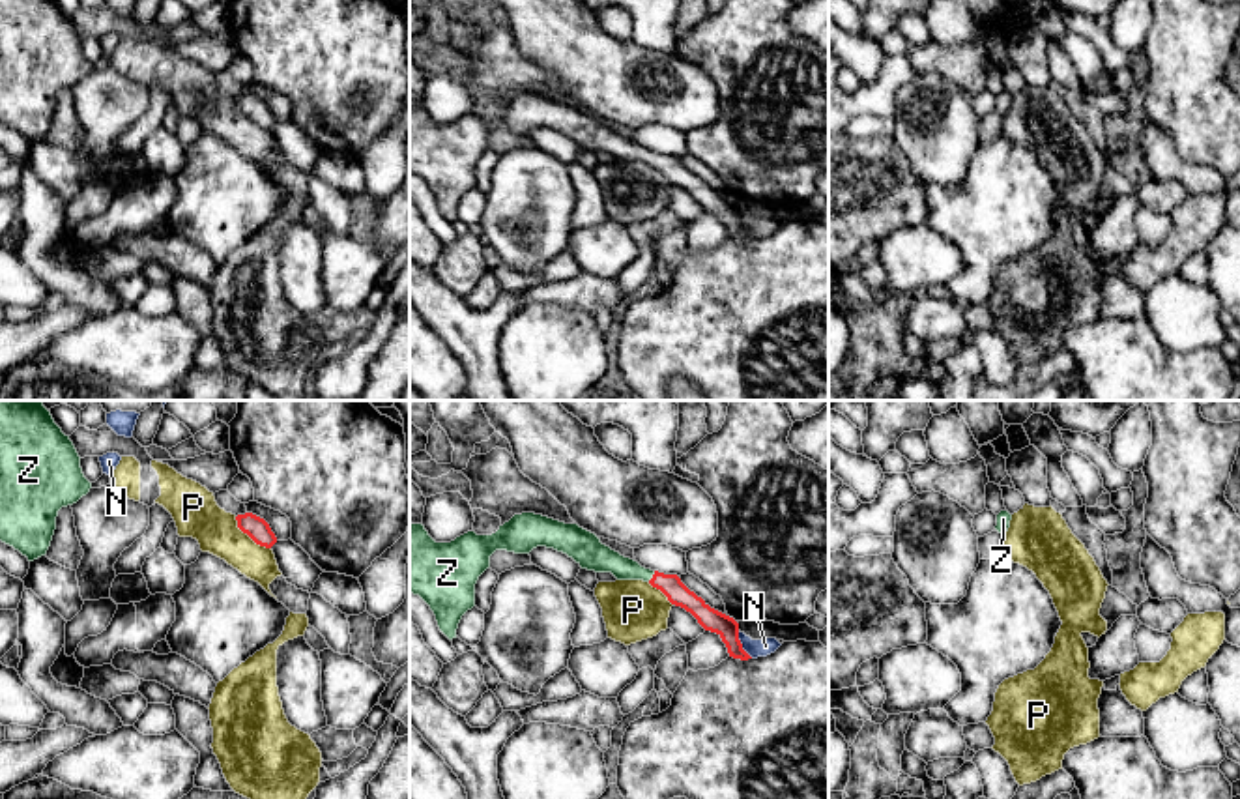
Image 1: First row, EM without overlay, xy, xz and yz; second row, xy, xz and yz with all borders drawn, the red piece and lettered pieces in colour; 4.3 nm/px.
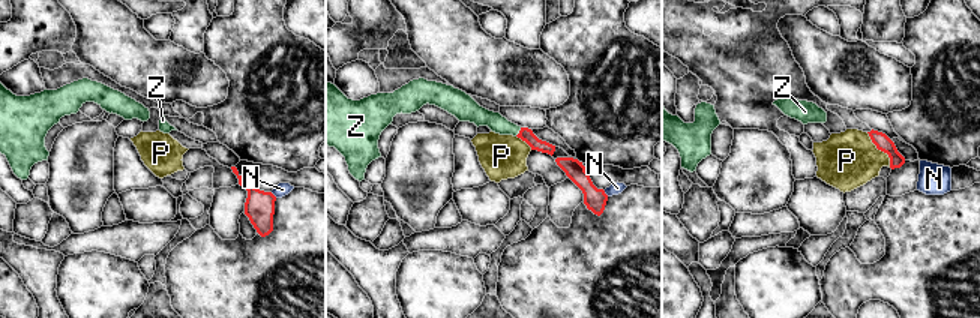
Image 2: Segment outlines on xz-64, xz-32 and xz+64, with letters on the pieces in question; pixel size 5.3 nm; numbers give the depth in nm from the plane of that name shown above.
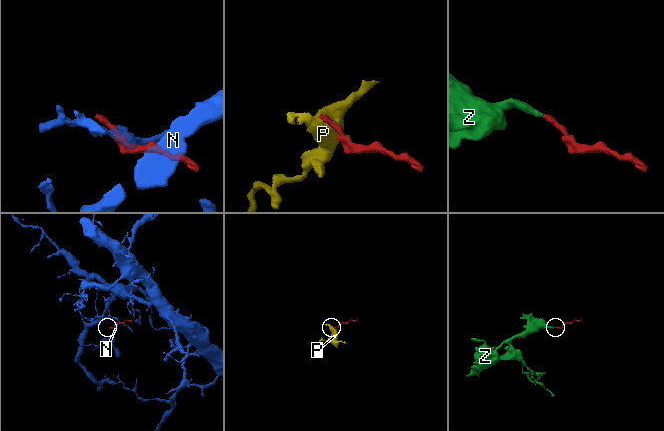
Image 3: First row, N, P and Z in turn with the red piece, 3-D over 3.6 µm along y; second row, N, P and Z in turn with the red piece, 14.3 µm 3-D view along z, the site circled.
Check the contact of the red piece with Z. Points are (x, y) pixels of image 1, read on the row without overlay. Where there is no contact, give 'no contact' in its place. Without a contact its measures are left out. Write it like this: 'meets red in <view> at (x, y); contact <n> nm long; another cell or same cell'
meets red in xz at (653, 158); contact 60 nm long; same cell

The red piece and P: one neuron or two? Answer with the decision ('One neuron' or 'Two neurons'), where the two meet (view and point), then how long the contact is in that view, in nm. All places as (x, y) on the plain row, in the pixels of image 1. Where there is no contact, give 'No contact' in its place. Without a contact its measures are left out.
Two neurons. Touches red at xy (249, 116). Shared border 220 nm

